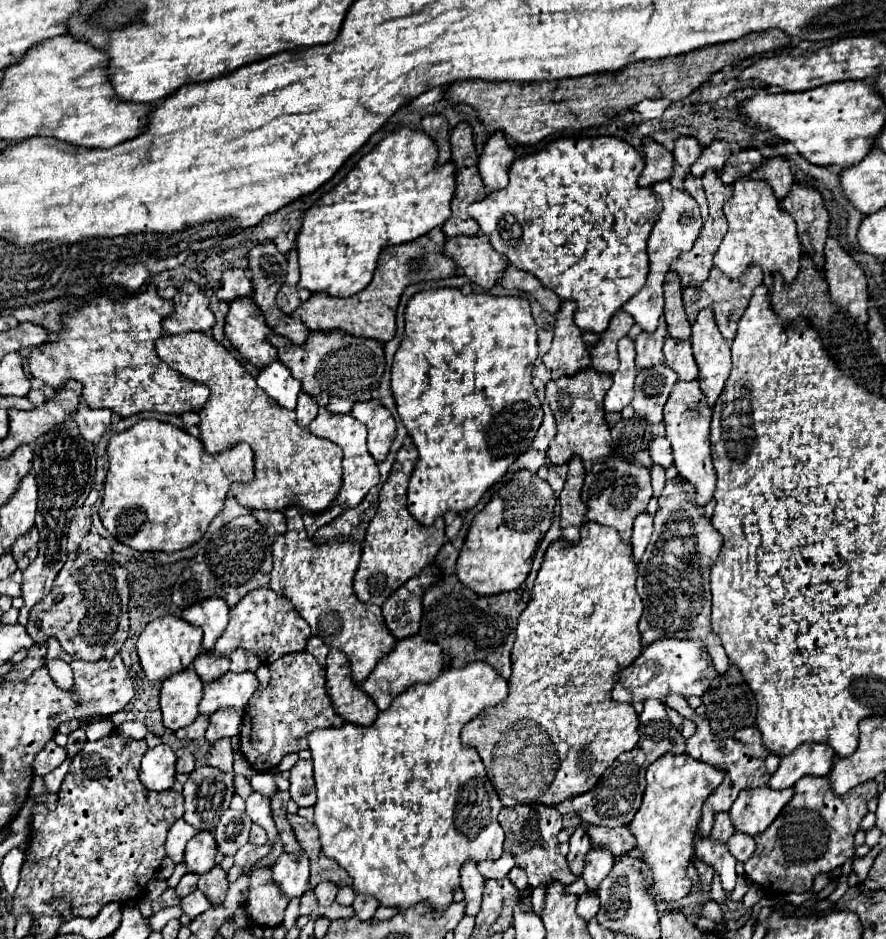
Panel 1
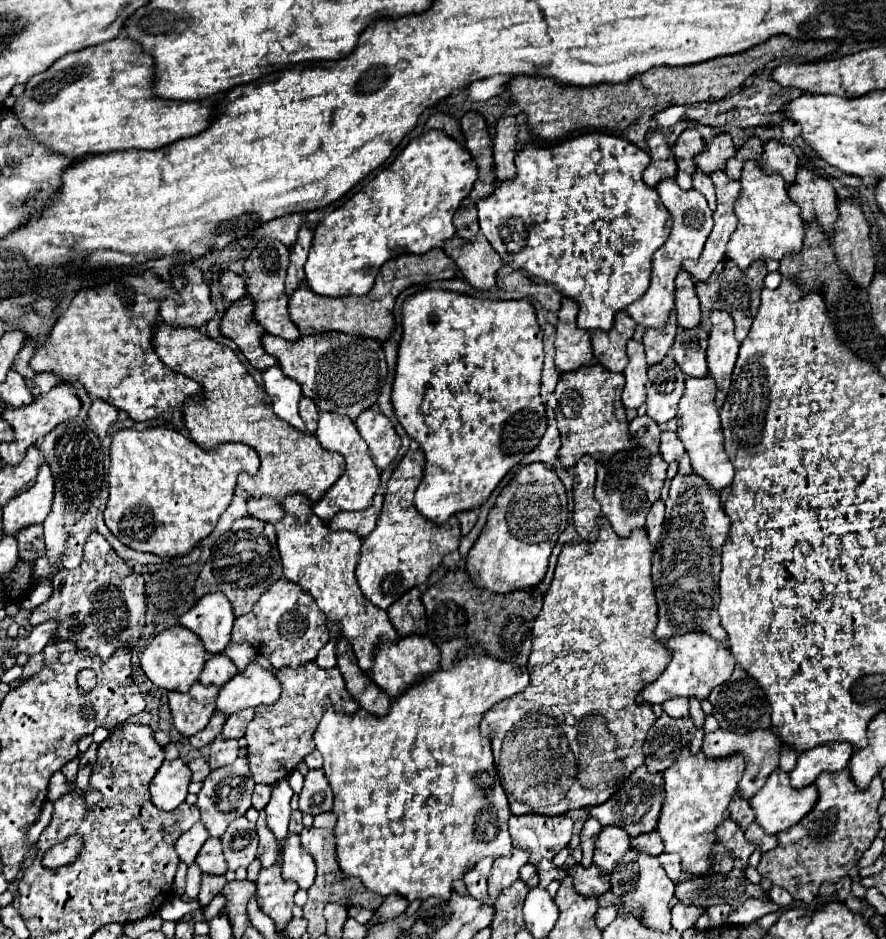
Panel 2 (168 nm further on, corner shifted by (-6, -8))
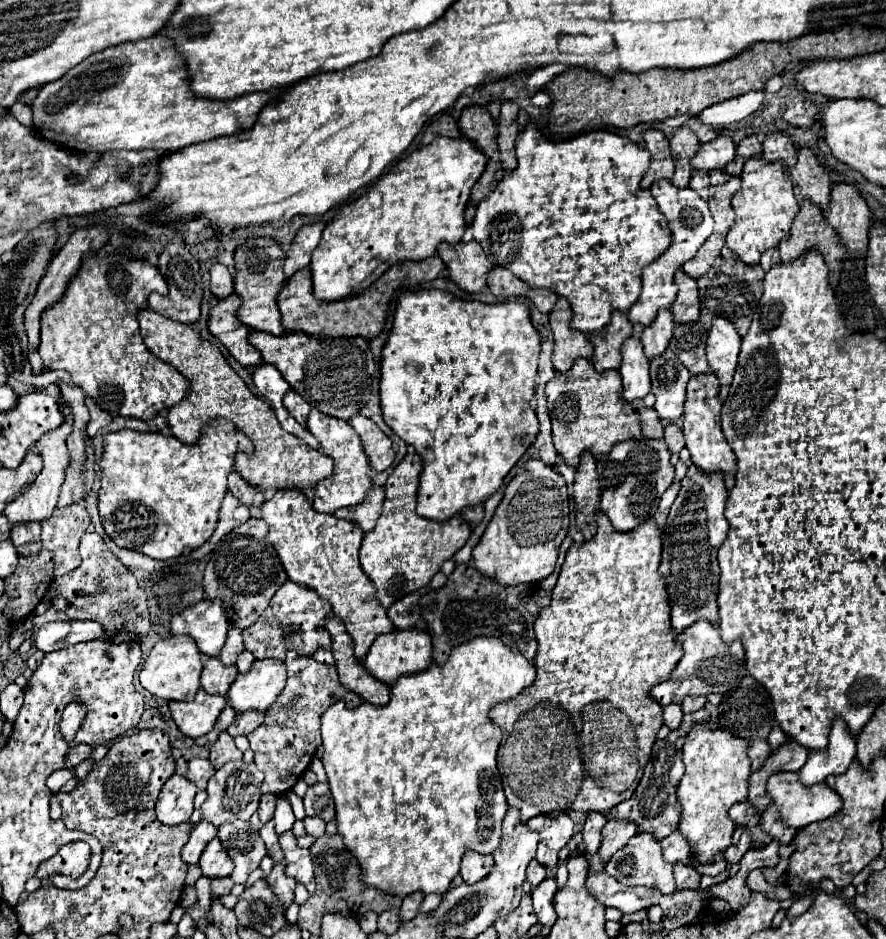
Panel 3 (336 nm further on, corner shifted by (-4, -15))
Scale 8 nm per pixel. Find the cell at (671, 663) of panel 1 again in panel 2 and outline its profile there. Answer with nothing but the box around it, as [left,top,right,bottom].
[636,633,736,705]

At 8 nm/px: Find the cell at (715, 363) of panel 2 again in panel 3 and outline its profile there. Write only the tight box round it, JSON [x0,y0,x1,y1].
[706,318,740,400]

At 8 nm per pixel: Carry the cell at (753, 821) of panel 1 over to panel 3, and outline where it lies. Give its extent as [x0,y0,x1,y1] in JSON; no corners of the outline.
[766,772,842,828]

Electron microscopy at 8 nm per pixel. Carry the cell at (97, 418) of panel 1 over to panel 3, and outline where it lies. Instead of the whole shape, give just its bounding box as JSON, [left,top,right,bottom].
[86,398,112,438]

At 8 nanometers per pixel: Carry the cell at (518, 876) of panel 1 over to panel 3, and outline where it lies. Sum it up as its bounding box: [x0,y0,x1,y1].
[526,860,546,888]

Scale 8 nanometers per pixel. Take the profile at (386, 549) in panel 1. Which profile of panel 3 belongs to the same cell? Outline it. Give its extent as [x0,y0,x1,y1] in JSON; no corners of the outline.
[360,454,470,608]

